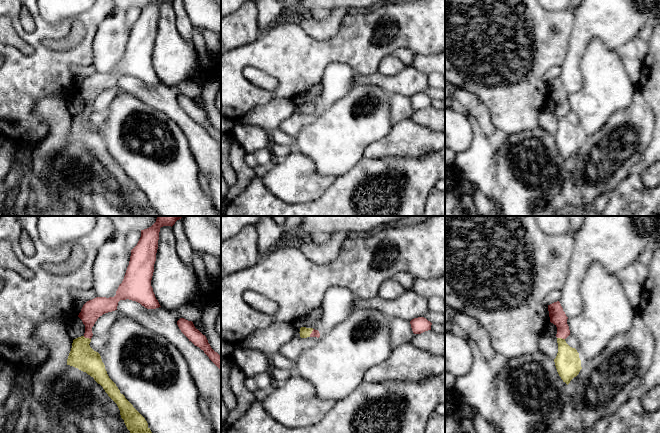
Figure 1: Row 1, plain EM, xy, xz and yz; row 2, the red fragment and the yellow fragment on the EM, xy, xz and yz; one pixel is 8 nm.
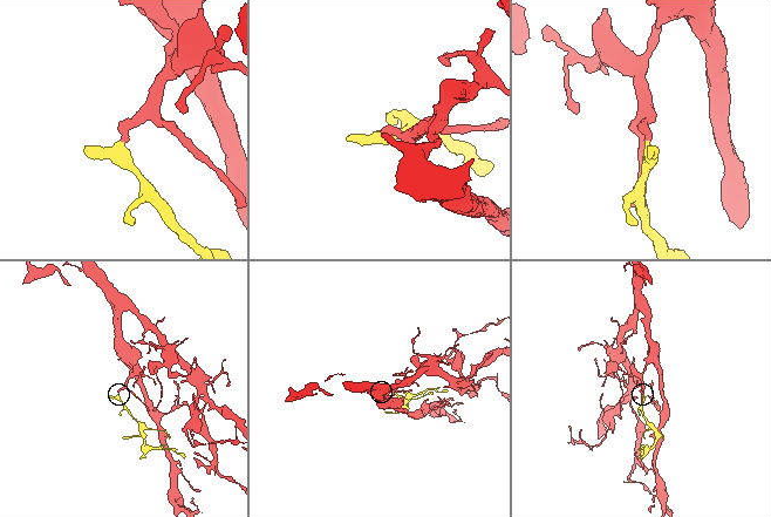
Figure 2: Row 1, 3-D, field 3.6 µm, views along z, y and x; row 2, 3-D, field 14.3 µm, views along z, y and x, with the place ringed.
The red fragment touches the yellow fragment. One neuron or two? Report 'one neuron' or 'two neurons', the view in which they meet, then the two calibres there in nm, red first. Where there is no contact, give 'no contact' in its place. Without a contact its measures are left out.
one neuron | xz | 60/80 nm

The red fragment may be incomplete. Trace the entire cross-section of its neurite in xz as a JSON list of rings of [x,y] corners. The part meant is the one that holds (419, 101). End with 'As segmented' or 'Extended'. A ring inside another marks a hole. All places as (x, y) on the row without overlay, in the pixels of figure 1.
[[[424,93],[414,94],[410,97],[411,104],[414,110],[421,110],[431,106],[432,99]]]. As segmented

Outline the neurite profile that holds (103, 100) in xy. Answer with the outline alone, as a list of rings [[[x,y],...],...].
[[[118,86],[108,88],[100,92],[92,103],[93,112],[91,115],[107,111],[111,102],[121,92]]]

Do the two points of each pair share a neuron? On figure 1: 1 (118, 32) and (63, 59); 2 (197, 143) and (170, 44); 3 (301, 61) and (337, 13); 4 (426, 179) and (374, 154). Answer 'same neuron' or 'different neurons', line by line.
1: different neurons
2: different neurons
3: different neurons
4: same neuron

